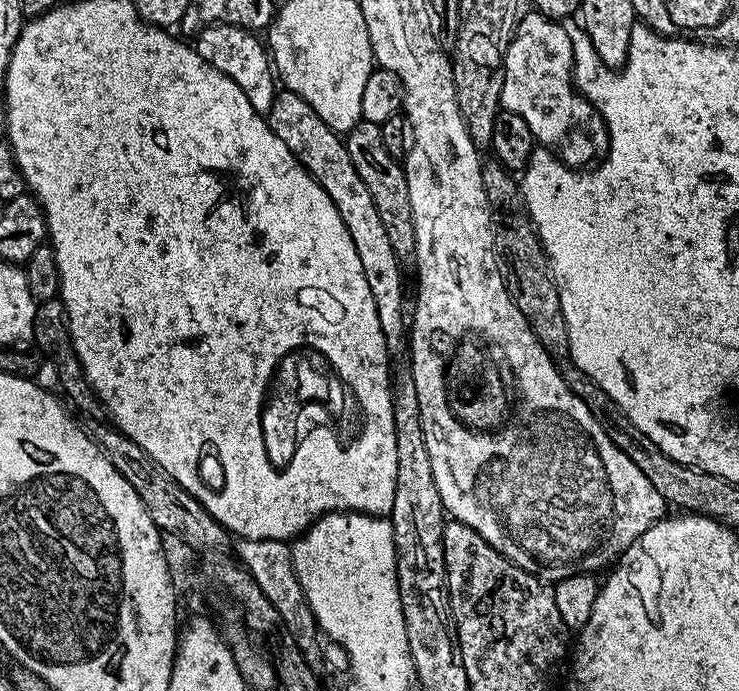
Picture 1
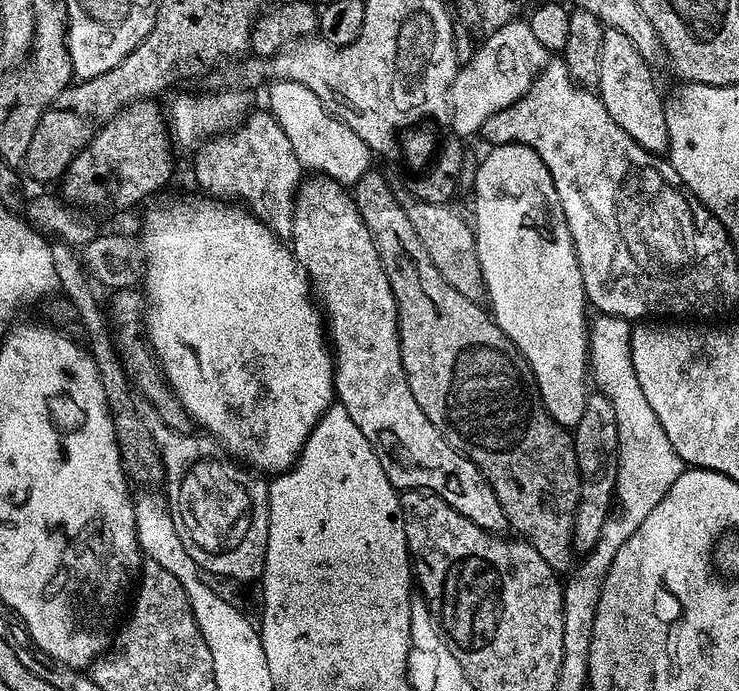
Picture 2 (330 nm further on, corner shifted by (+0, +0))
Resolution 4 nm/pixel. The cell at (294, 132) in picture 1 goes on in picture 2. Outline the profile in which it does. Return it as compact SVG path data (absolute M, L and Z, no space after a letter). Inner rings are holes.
M312 174L301 179L294 201L290 247L292 255L308 276L308 284L315 299L326 313L326 335L334 357L335 399L346 406L346 414L354 418L354 426L358 426L358 430L362 430L370 442L382 462L382 470L386 470L386 478L390 478L397 490L434 492L451 508L458 510L458 514L482 530L493 534L503 533L508 528L508 519L494 490L488 485L487 478L475 462L449 446L430 418L422 414L418 402L414 402L414 394L410 394L408 376L404 373L400 357L398 306L394 302L394 290L390 290L382 258L378 258L378 246L374 246L370 230L366 230L366 222L362 222L362 214L358 214L355 195L329 176Z

